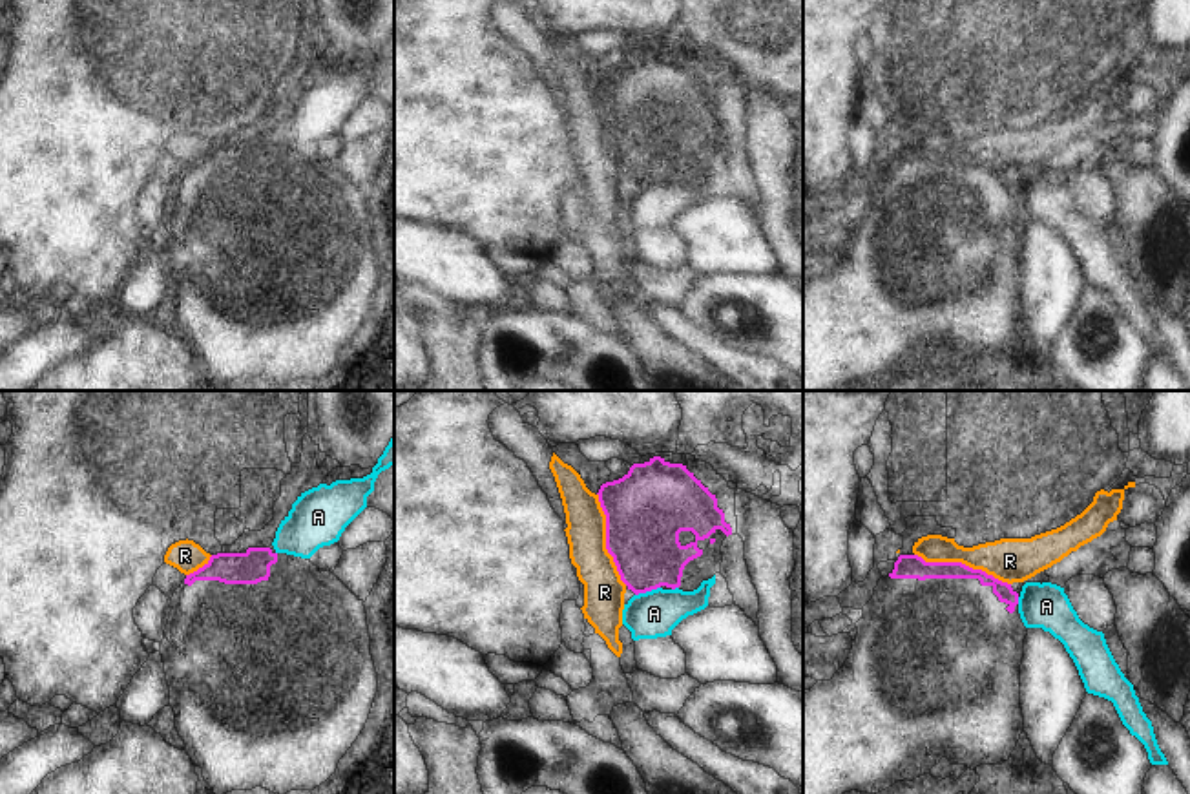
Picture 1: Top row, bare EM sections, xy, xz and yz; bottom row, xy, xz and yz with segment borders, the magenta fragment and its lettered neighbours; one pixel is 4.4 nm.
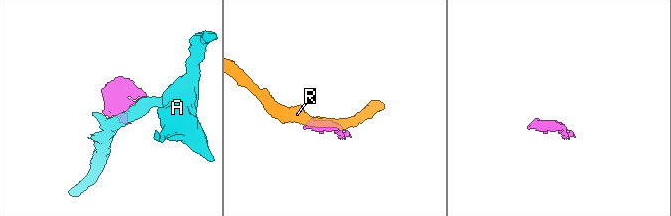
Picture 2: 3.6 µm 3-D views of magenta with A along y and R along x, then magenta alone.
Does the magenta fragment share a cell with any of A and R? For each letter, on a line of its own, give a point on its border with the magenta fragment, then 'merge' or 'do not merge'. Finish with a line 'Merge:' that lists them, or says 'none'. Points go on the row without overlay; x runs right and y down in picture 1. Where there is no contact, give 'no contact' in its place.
A: xz (647, 181) | do not merge
R: yz (960, 154) | do not merge
Merge: none

